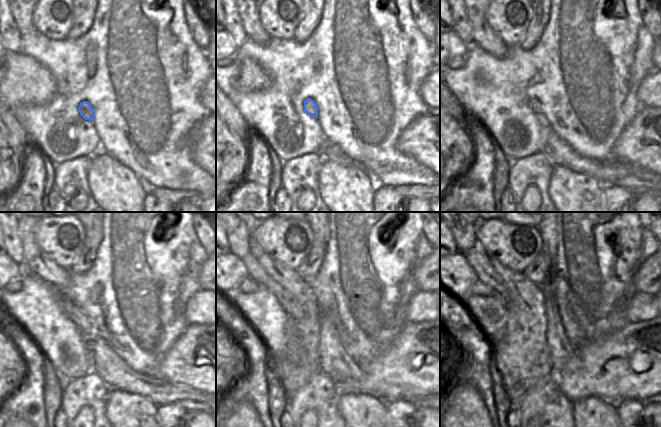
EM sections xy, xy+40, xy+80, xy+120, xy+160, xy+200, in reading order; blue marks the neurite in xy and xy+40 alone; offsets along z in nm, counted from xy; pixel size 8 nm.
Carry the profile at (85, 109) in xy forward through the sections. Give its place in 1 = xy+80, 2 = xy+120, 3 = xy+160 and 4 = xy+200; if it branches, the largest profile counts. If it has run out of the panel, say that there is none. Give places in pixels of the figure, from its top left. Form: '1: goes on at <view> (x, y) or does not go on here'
1: goes on at xy+80 (535, 106)
2: goes on at xy+120 (86, 325)
3: goes on at xy+160 (255, 271)
4: goes on at xy+200 (478, 259)

